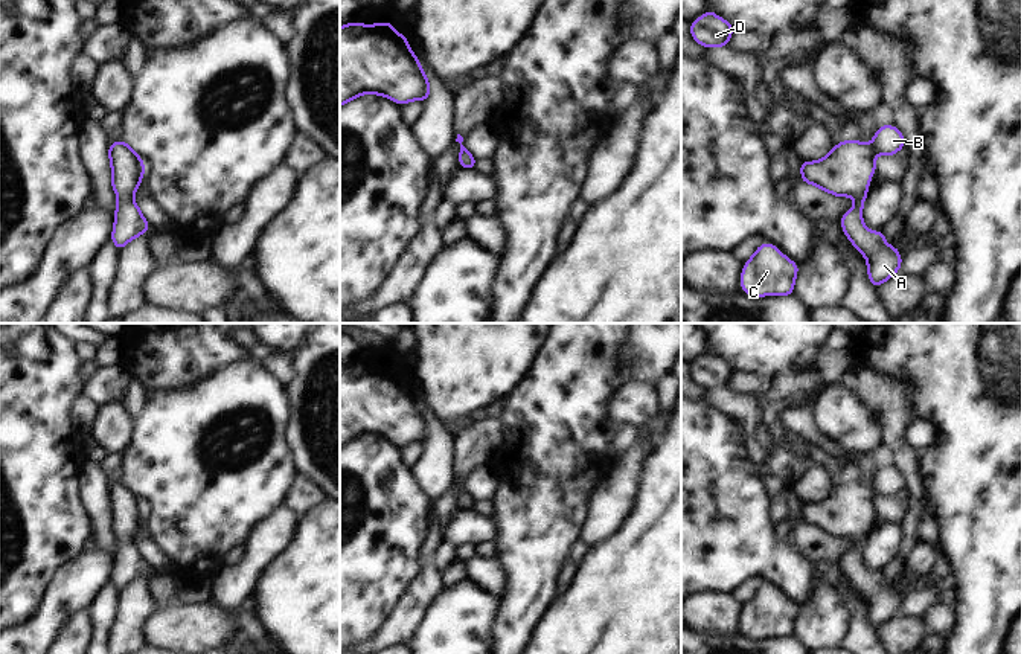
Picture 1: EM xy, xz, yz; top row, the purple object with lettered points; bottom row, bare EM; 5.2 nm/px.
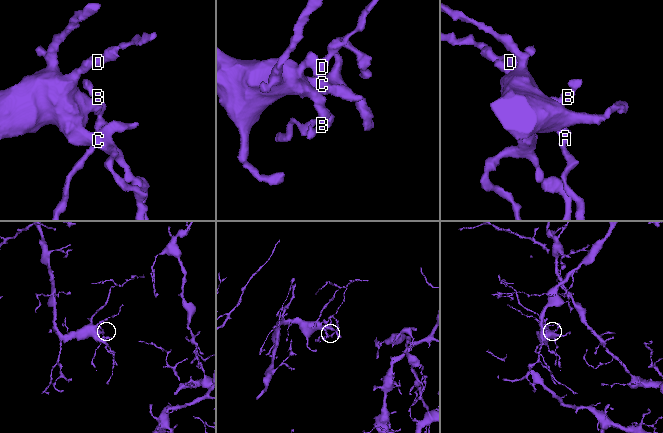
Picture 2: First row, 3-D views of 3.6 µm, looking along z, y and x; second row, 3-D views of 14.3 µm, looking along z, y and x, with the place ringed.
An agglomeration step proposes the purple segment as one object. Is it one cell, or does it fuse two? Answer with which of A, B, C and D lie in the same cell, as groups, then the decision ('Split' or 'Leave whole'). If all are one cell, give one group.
Groups: A B C D. Leave whole

